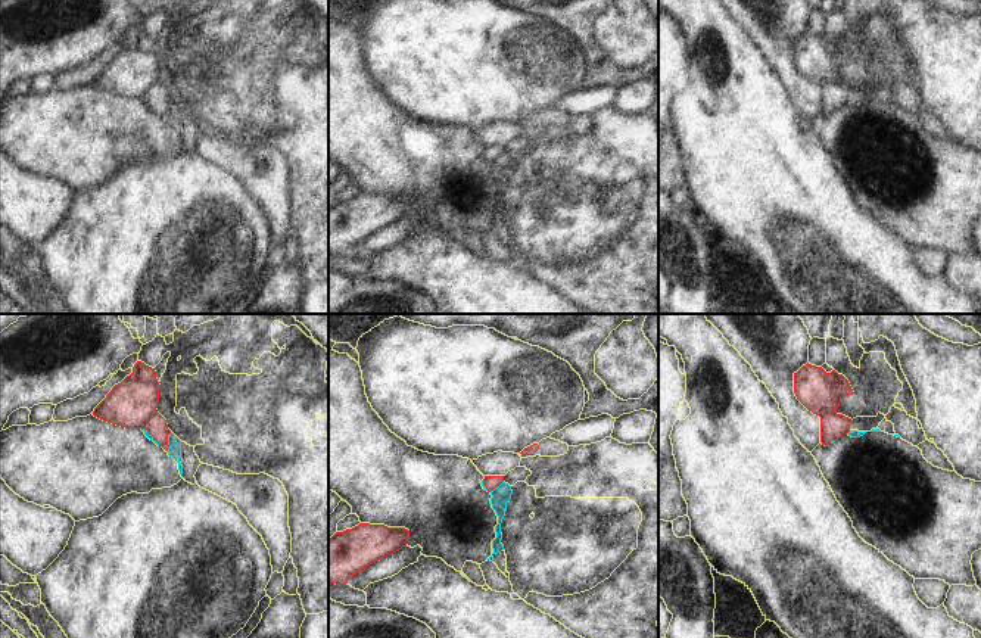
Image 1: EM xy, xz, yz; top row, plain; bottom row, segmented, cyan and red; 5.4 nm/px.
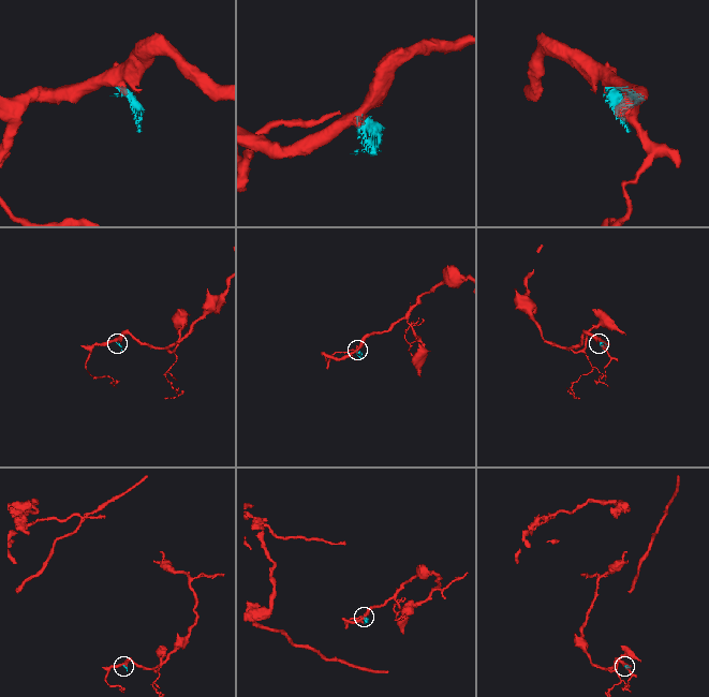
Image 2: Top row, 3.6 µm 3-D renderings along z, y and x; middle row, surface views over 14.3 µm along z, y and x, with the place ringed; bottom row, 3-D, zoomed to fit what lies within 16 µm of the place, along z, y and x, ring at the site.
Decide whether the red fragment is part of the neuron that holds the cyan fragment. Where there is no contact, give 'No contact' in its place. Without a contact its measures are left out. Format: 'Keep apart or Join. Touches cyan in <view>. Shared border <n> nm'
Keep apart. Touches cyan in xz. Shared border 120 nm

